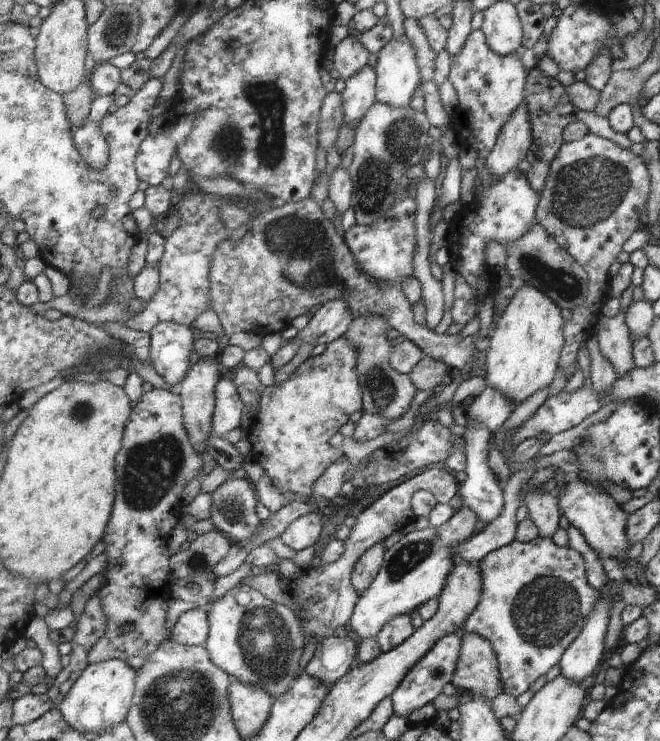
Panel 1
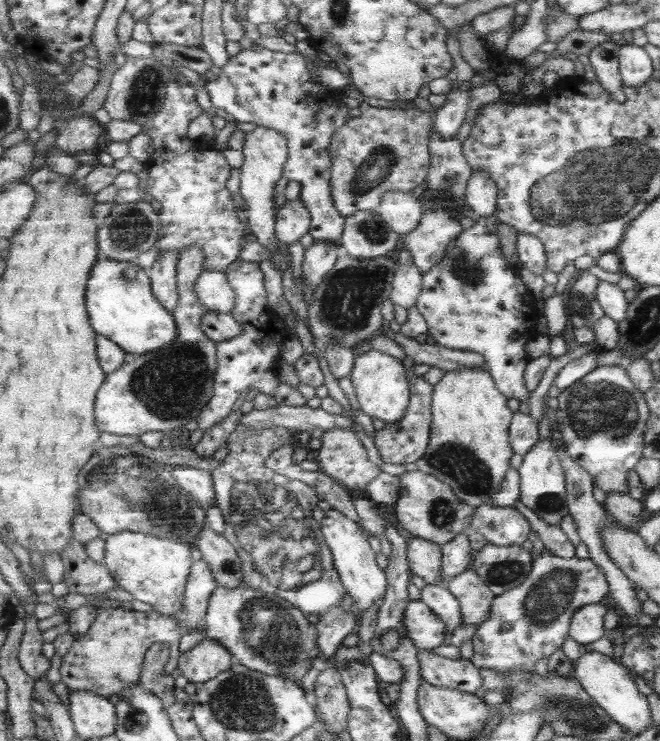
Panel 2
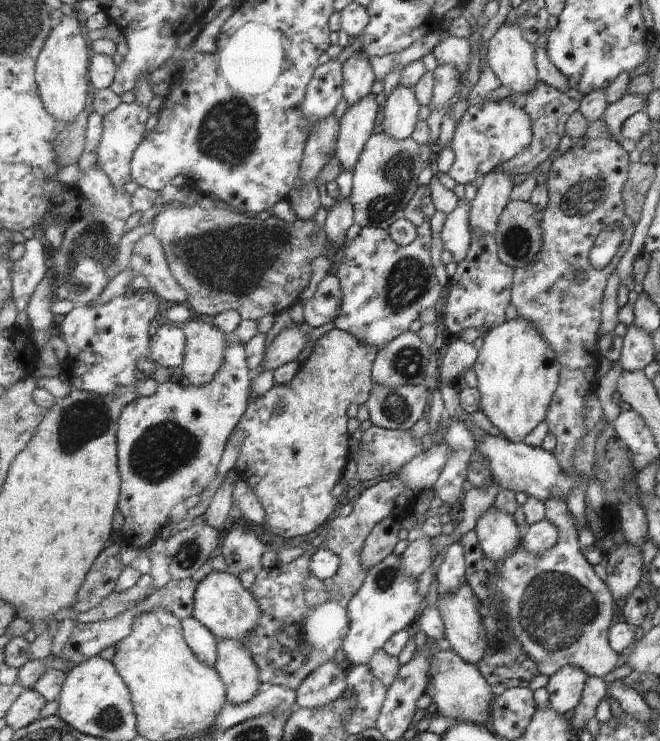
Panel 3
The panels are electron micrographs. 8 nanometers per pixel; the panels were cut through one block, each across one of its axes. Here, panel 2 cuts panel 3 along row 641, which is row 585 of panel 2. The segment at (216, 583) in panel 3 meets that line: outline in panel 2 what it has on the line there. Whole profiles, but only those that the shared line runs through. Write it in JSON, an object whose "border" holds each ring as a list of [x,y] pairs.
{"border":[[[243,584],[233,588],[218,585],[210,598],[205,636],[225,645],[234,656],[235,662],[239,664],[270,676],[289,676],[301,684],[300,681],[305,673],[312,668],[311,661],[315,657],[321,657],[321,649],[318,646],[318,628],[316,624],[311,624],[305,615],[306,613],[276,592],[262,592],[260,589],[245,587]]]}

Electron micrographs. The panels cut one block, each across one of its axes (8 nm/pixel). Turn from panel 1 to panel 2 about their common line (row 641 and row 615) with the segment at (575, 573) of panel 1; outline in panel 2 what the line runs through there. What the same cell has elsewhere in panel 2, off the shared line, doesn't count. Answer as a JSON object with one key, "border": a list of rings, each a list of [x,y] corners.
{"border":[[[547,547],[533,559],[533,569],[521,585],[507,590],[501,595],[496,595],[491,605],[491,615],[487,621],[477,626],[477,631],[472,638],[475,655],[472,662],[479,669],[493,670],[501,675],[522,673],[533,677],[537,675],[537,662],[545,660],[562,650],[565,640],[569,638],[571,620],[581,608],[587,604],[597,604],[610,592],[610,584],[603,572],[593,559],[557,556]]]}

